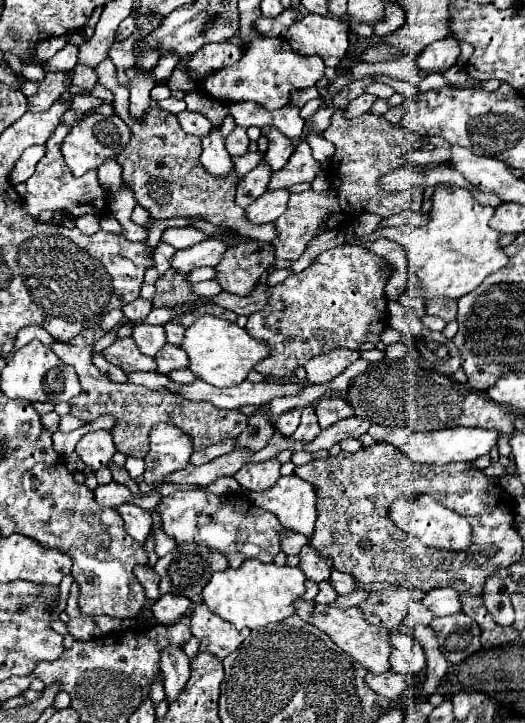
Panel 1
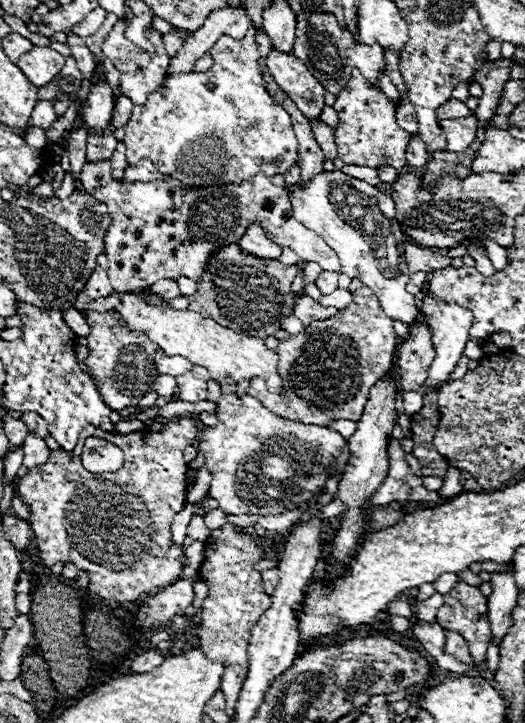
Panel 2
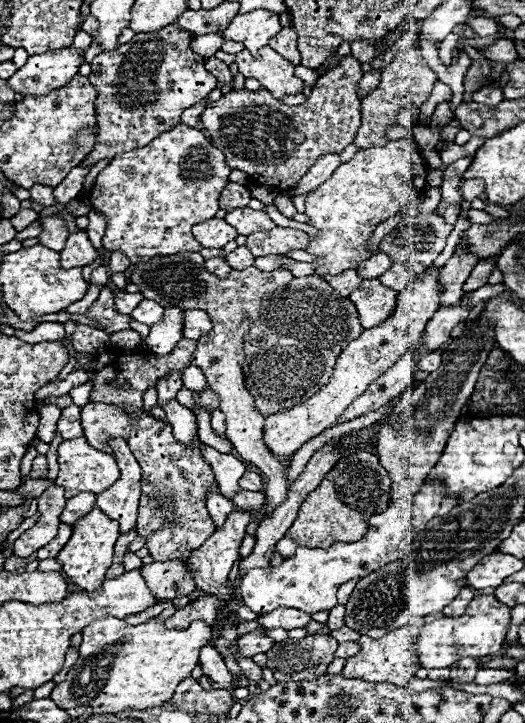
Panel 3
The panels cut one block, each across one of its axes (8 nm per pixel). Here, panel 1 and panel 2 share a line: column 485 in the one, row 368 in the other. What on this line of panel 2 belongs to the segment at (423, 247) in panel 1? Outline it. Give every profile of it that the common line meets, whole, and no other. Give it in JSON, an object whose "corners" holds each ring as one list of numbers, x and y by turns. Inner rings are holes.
{"corners":[[124,292,122,302,114,310,120,312,120,316,124,318,124,322,128,324,130,330,144,332,166,354,178,354,178,356,188,358,192,364,208,368,210,378,216,382,222,382,228,378,234,384,238,384,240,380,262,378,266,382,268,390,272,390,276,394,284,392,282,378,278,374,278,354,274,350,266,348,260,338,236,334,236,332,220,326,212,318,200,316,198,312,172,310,168,306,148,306,144,302,144,298,134,292]]}

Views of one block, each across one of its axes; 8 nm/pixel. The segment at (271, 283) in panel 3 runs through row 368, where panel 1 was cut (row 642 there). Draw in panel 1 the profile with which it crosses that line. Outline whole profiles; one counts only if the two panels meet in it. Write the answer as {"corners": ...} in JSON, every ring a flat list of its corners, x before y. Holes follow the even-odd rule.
{"corners":[[200,604,192,614,192,634,200,638,200,650,212,652,222,660,244,642,248,628,238,632,232,624,210,612,206,604]]}

